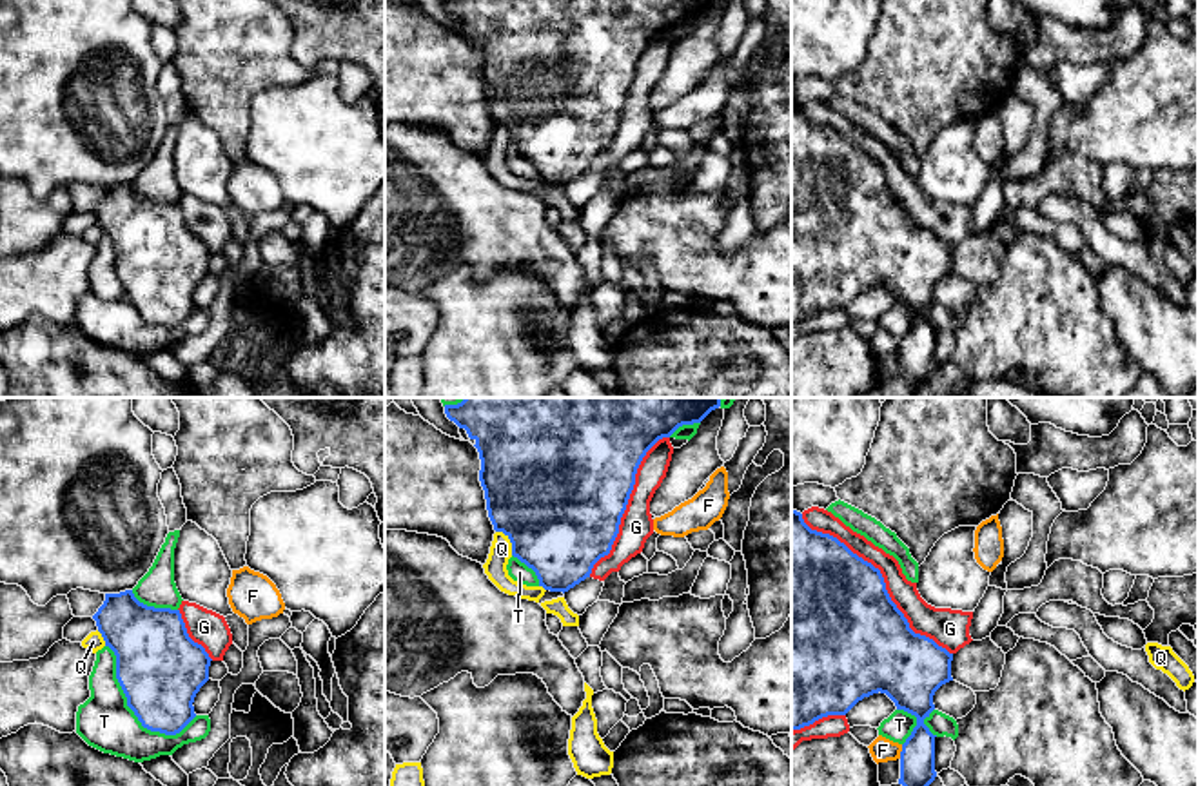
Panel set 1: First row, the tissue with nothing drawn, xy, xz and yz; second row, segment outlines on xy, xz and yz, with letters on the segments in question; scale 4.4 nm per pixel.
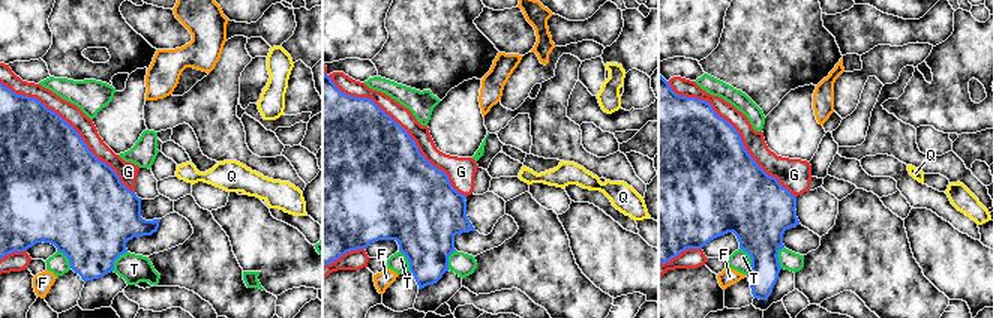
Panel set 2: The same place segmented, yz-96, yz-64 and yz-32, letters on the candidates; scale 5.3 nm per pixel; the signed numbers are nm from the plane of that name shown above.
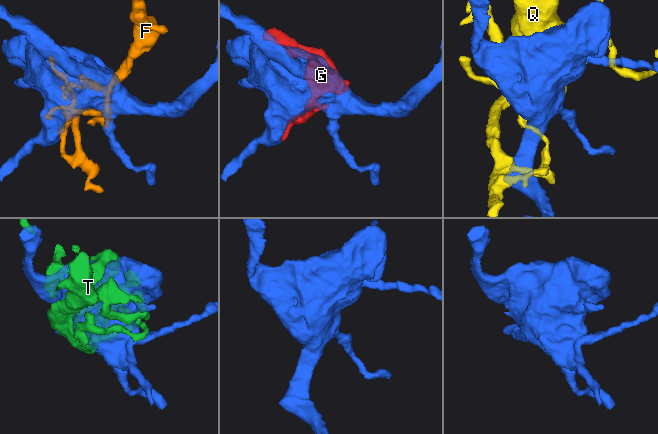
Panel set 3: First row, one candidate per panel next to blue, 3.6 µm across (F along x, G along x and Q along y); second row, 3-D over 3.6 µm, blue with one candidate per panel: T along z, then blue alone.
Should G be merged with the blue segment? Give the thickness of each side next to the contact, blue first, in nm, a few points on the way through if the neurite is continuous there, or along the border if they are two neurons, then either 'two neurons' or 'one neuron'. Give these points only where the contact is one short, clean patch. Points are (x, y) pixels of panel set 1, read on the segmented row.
500/140 nm | two neurons

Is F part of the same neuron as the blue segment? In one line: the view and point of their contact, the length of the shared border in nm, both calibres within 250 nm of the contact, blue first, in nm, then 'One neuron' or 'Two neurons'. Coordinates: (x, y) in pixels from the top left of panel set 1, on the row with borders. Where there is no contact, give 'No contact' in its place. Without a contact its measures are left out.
Touches blue at yz (901, 752). Shared border 70 nm. Thickness 160 nm (blue) against 110 nm. Two neurons

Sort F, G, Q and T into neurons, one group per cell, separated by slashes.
F / G T / Q

